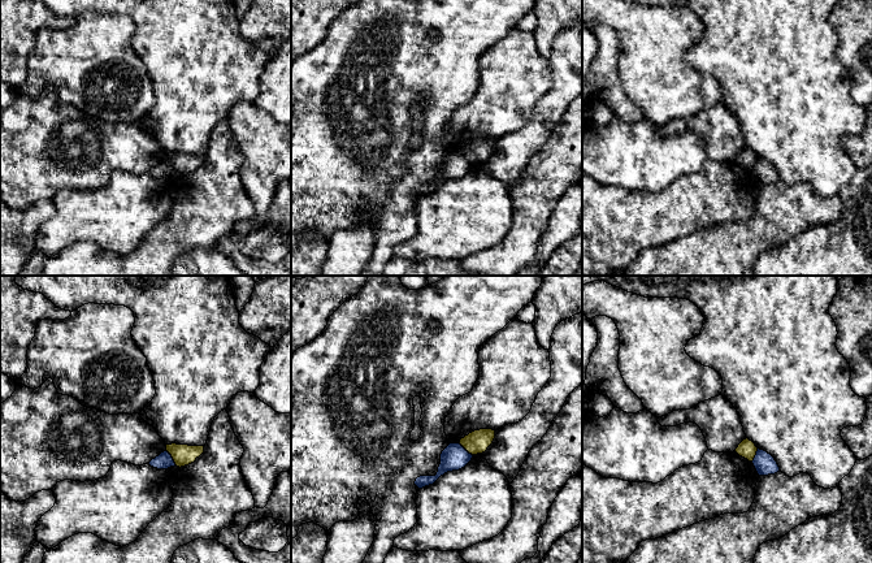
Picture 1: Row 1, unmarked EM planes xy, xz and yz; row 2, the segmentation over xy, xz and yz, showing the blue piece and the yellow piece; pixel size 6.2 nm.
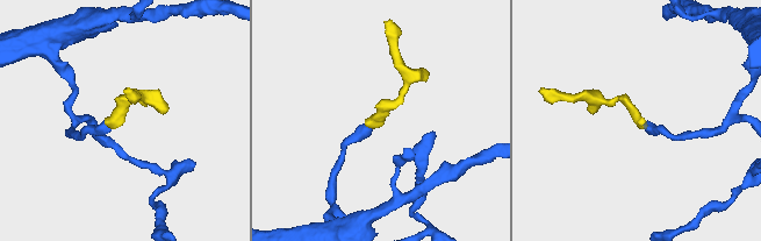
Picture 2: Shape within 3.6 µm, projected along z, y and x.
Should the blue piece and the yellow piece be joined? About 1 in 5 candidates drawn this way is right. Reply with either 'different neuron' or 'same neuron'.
different neuron

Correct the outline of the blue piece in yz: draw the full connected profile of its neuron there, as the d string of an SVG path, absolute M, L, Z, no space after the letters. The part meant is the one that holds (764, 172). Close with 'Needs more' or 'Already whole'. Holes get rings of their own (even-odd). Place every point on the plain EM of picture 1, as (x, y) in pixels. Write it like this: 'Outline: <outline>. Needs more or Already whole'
Outline: M758 157L752 173L759 185L768 185L780 181L780 176L775 166L764 159Z. Already whole

